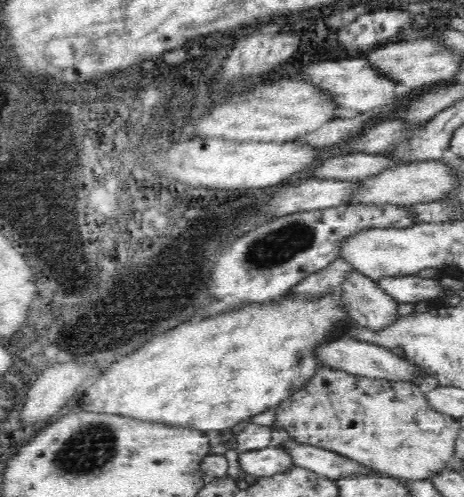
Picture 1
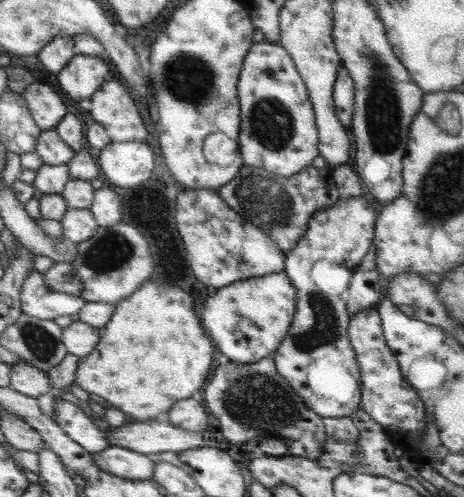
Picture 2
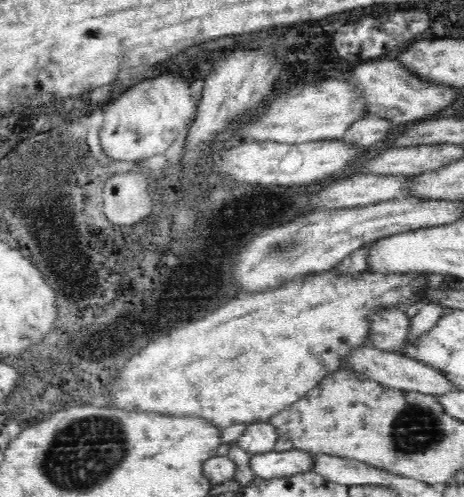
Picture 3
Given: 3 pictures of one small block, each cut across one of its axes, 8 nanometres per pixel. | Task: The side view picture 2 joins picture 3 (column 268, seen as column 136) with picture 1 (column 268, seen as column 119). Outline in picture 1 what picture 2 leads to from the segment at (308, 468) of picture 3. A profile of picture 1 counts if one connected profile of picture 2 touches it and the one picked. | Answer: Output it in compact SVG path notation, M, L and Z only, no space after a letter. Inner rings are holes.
M272 446L240 454L240 466L244 470L242 474L254 474L256 478L272 478L274 474L296 468L294 458L292 454L286 452L286 448L272 448Z

